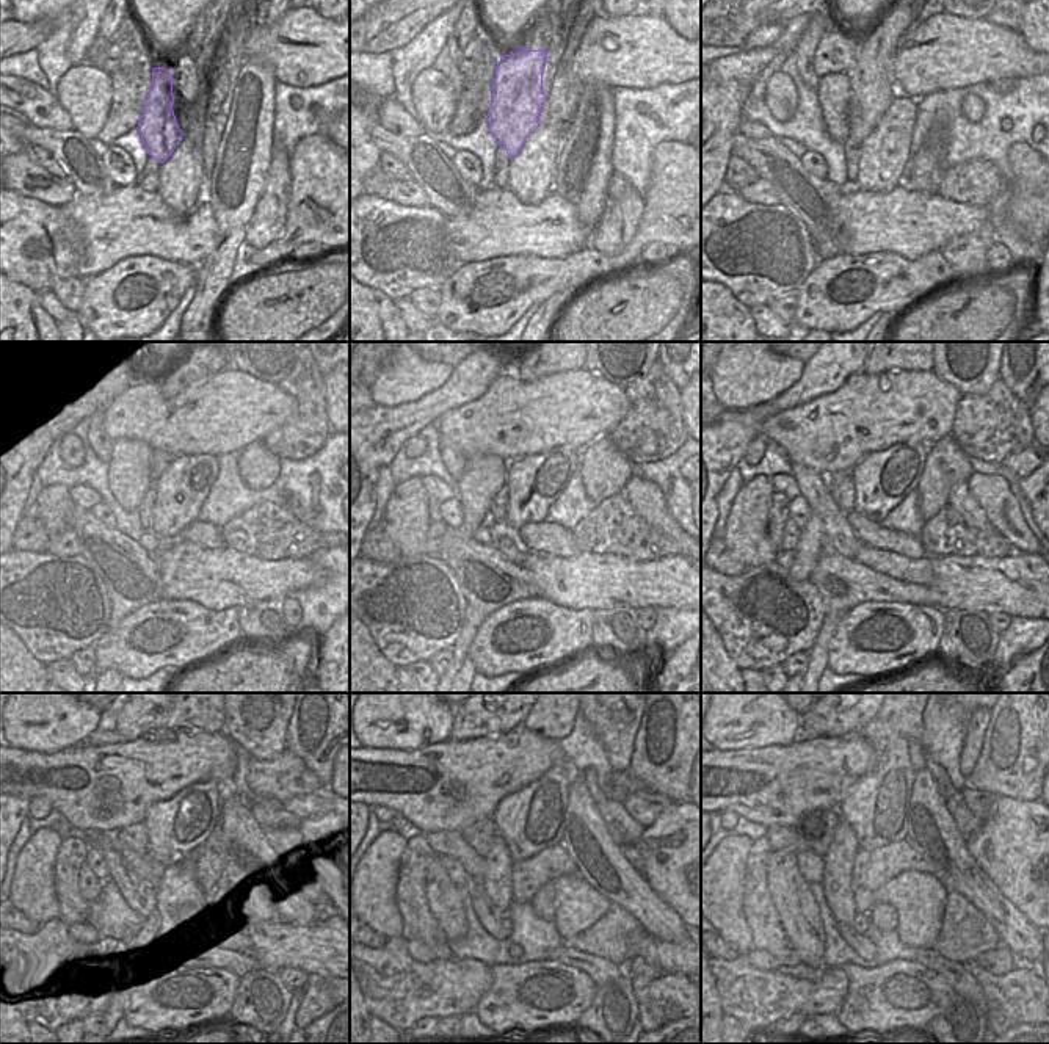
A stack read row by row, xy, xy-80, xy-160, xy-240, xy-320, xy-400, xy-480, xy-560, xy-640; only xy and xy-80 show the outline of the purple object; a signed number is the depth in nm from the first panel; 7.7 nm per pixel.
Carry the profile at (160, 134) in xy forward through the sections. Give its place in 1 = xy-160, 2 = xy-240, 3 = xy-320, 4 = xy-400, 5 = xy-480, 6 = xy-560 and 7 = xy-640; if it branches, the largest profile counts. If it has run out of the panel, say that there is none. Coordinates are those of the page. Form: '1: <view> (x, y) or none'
1: xy-160 (872, 83)
2: xy-240 (184, 373)
3: xy-320 (527, 373)
4: xy-400 (869, 373)
5: xy-480 (214, 724)
6: xy-560 (555, 724)
7: xy-640 (910, 724)

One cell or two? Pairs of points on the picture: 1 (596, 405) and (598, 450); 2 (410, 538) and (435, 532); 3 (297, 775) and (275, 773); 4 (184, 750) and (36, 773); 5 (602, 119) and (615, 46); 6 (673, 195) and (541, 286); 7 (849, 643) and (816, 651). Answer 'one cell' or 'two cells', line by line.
1: two cells
2: two cells
3: one cell
4: one cell
5: two cells
6: one cell
7: two cells

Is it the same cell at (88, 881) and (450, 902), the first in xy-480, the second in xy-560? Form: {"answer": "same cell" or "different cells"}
{"answer": "same cell"}

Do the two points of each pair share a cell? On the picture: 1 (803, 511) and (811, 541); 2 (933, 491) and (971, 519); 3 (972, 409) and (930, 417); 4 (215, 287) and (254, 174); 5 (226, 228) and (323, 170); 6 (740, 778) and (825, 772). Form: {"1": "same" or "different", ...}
{"1": "different", "2": "different", "3": "different", "4": "same", "5": "different", "6": "same"}

